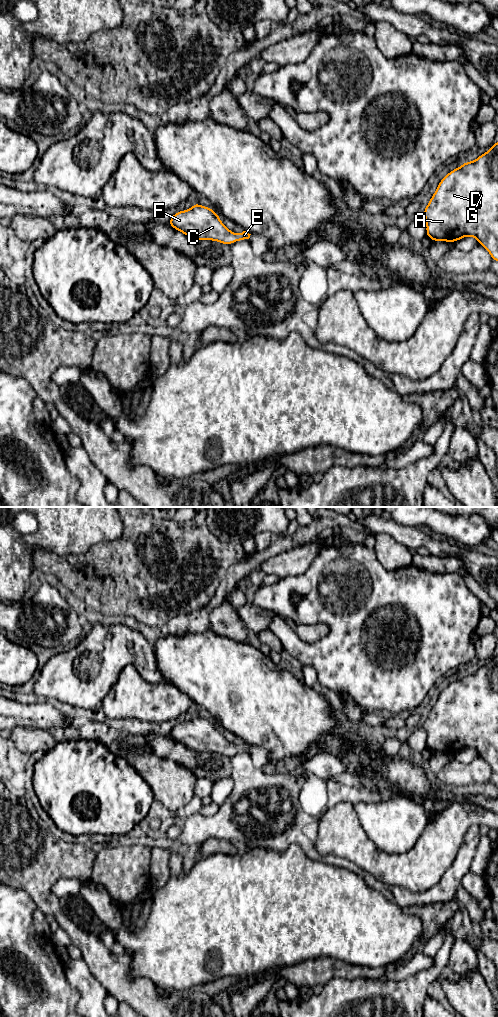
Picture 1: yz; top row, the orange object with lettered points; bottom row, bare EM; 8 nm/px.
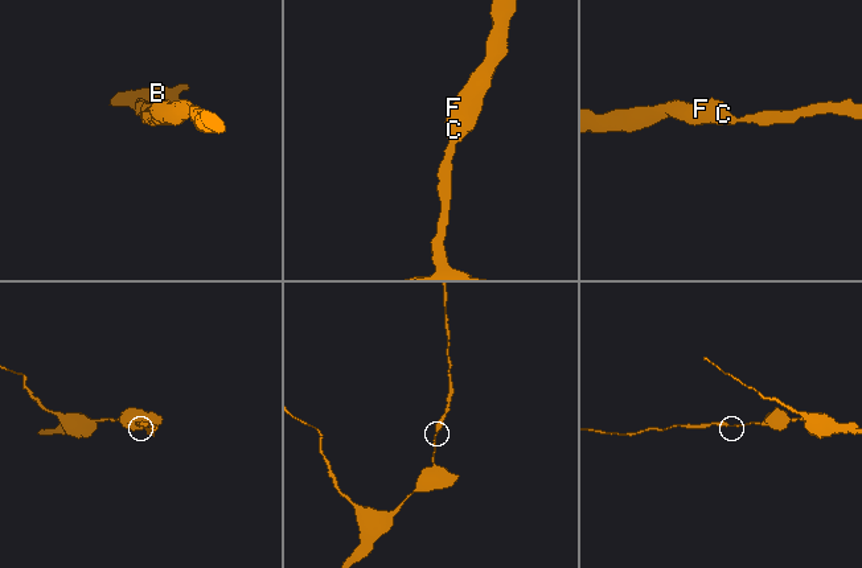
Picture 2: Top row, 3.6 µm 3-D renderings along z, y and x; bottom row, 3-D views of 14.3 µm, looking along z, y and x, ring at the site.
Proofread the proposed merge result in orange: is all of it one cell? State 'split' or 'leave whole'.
leave whole

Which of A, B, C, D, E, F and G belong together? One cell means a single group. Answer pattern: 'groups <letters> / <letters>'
groups A B C D E F G

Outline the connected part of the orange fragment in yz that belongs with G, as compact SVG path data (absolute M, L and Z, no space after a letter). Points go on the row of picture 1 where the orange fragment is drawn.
M498 142L495 143L488 152L478 157L475 161L465 162L460 168L456 168L446 175L440 181L436 192L423 212L423 216L427 221L426 236L430 237L433 241L449 241L454 243L464 236L474 236L478 240L478 243L489 251L492 259L498 261Z

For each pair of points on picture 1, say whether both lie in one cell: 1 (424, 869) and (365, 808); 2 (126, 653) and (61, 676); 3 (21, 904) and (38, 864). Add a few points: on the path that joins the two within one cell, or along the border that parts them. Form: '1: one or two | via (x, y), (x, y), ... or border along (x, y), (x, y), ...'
1: two | border along (421, 833), (416, 843), (404, 852), (382, 851)
2: one | via (110, 663), (88, 685), (77, 685)
3: two | border along (10, 885), (22, 889), (30, 897), (36, 908)

